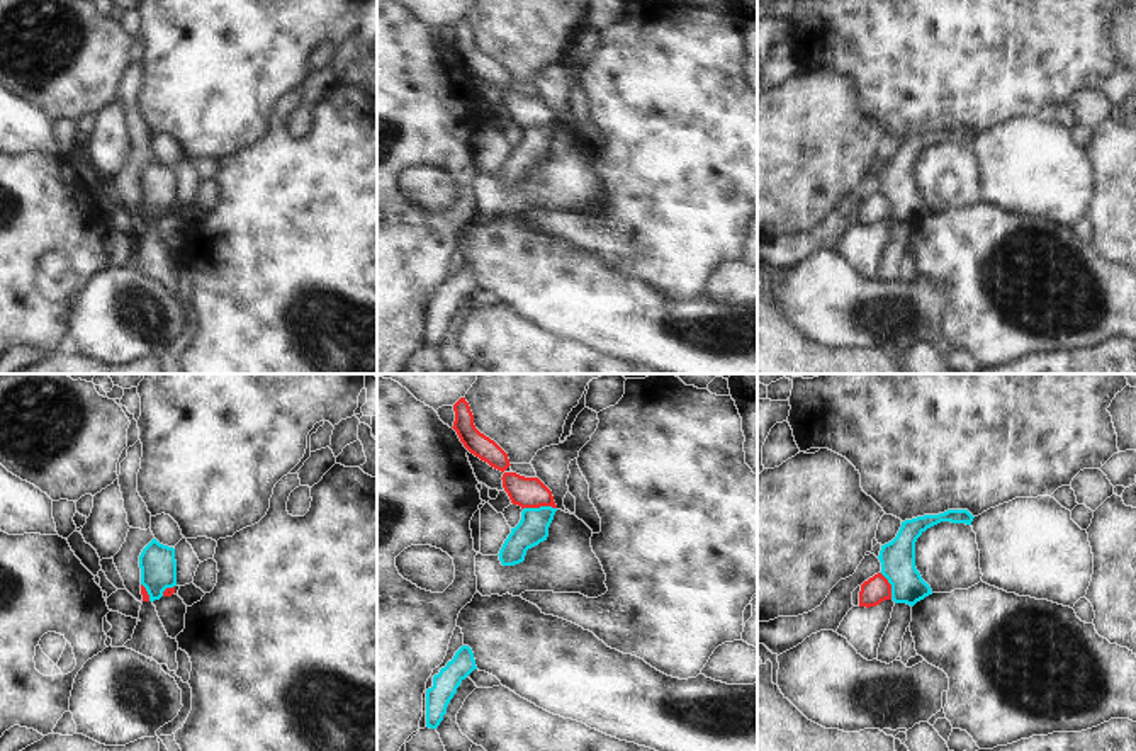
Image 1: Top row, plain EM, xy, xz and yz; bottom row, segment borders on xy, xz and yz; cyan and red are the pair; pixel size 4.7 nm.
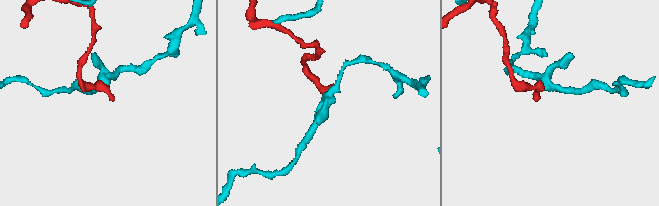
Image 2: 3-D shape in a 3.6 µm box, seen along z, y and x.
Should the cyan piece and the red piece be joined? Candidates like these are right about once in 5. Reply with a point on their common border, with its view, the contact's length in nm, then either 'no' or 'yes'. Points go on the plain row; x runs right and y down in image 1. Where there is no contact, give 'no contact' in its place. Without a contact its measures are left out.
xz (540, 126) | 170 nm | no

